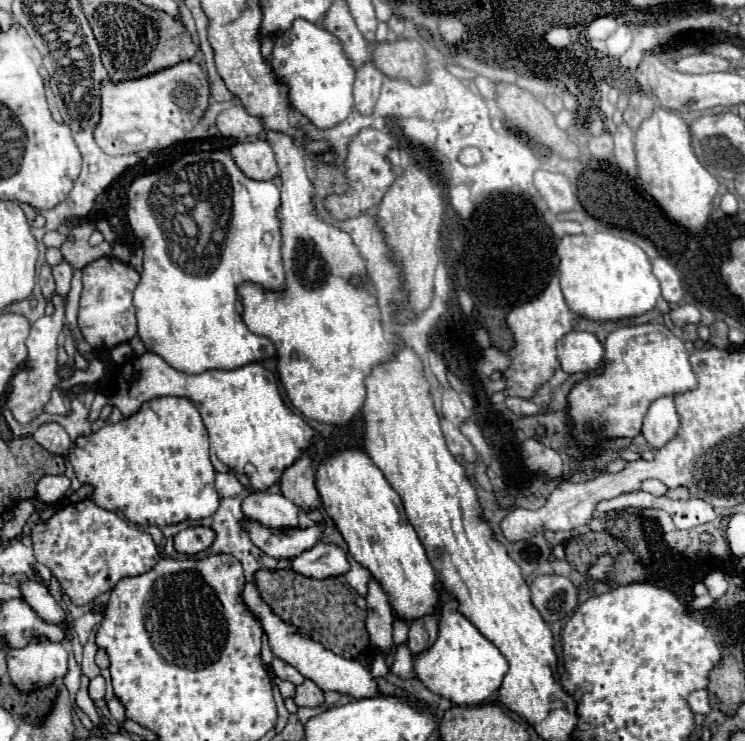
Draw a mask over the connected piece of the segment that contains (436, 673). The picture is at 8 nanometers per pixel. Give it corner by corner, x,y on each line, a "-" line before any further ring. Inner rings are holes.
448,598
440,608
436,642
424,652
418,652
412,662
416,678
428,690
452,700
458,706
474,706
488,700
500,688
502,678
508,672
506,658
490,640
486,640
476,630
476,626
468,618
458,612
454,598

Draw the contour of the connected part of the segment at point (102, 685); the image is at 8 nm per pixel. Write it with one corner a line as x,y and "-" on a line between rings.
96,676
90,680
90,698
92,700
102,700
106,692
106,682
102,676

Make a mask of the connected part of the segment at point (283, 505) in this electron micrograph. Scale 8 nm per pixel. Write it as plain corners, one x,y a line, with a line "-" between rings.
266,490
252,492
242,500
242,512
246,518
268,528
298,526
298,506
282,494
270,494

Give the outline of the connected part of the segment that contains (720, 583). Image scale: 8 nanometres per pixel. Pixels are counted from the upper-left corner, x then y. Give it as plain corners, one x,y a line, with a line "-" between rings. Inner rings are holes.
710,572
704,578
704,586
706,586
706,590
708,590
708,594
712,598
720,598
720,596
726,594
726,586
728,584
726,584
726,580
724,580
724,576
720,572

